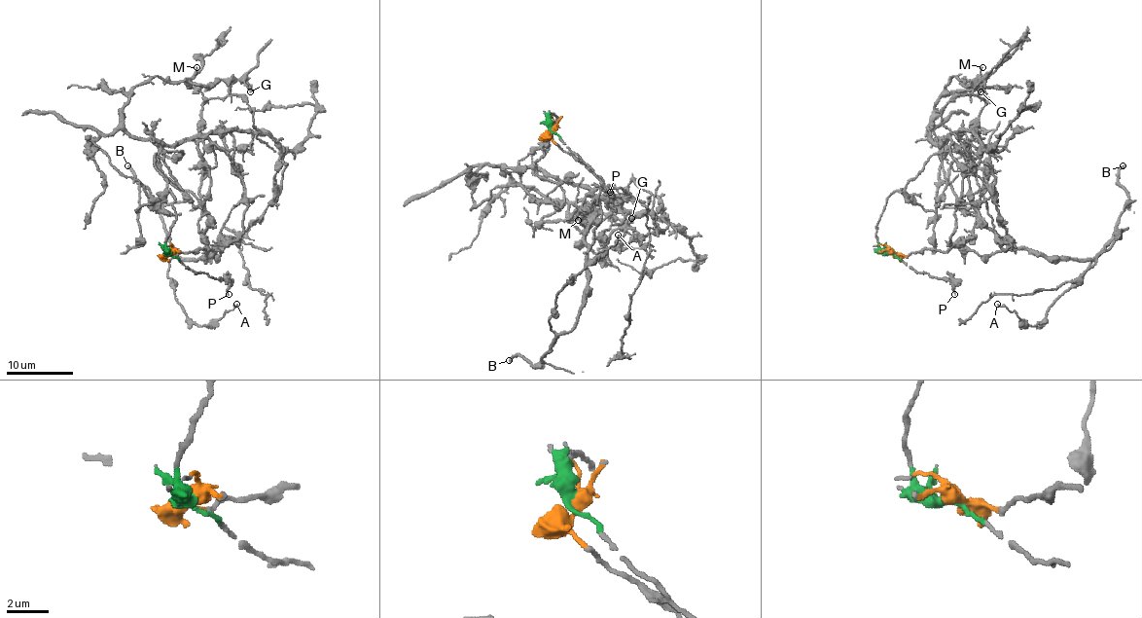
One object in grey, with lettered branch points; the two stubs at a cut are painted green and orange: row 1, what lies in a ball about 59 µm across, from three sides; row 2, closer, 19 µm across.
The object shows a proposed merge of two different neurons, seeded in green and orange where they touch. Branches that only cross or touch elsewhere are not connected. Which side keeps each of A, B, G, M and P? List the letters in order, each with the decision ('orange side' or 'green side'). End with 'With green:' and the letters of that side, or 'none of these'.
A: orange side
B: orange side
G: green side
M: green side
P: green side
With green: G, M, P

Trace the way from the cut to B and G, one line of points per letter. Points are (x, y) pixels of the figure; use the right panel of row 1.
B: (890, 253), (1035, 250), (1048, 256), (1094, 258), (1111, 238), (1127, 199), (1118, 180), (1123, 165)
G: (890, 253), (875, 227), (885, 199), (941, 150), (930, 138), (939, 95), (953, 76), (981, 81), (980, 92)

